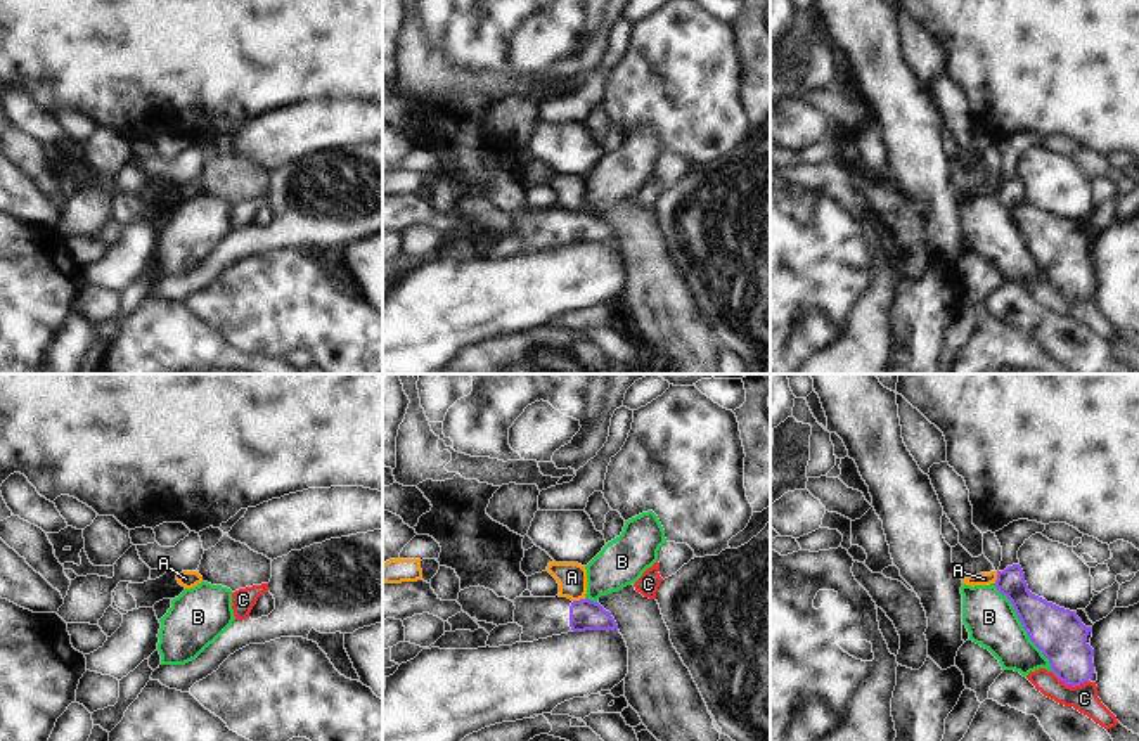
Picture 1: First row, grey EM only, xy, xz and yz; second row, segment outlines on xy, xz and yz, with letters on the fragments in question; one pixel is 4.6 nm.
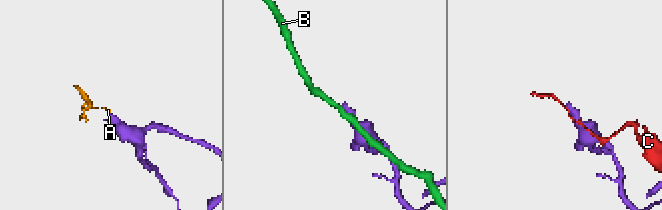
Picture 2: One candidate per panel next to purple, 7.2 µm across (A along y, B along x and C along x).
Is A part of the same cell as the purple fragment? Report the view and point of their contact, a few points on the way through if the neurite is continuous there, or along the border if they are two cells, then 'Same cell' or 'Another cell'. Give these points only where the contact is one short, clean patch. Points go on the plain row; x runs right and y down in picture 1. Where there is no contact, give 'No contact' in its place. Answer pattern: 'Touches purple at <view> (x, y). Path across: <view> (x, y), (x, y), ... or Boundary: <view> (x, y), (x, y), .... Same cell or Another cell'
Touches purple at xz (580, 212). Boundary: xz (585, 210), (573, 213). Another cell.

